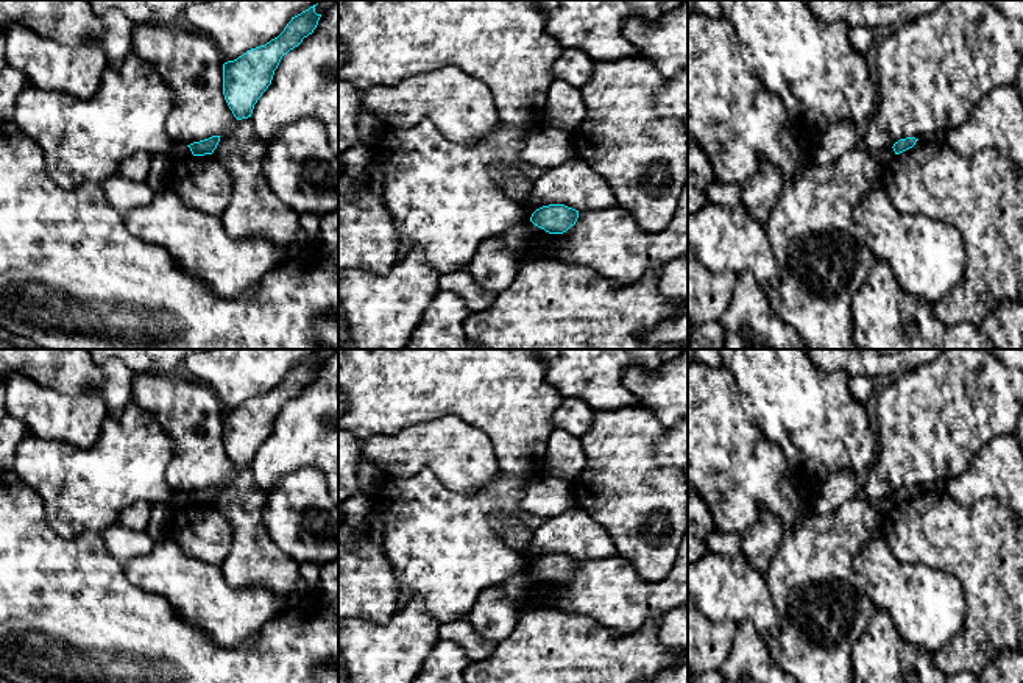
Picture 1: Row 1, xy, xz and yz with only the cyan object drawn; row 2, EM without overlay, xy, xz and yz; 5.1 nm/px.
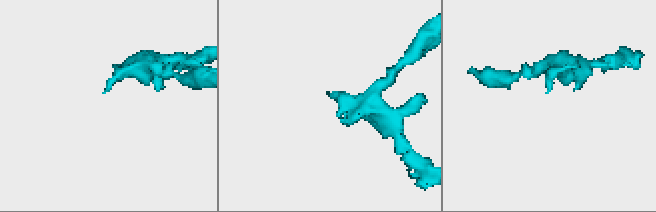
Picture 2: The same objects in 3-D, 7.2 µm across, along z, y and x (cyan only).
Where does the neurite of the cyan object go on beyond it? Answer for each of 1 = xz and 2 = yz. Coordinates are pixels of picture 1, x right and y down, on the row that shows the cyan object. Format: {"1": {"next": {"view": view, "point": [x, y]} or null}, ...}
{"1": {"next": null}, "2": {"next": null}}

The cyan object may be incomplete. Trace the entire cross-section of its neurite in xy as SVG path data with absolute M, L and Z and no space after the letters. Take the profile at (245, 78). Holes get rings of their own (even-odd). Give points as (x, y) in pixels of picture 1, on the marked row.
M315 6L292 17L278 37L223 64L223 95L237 120L251 117L282 56L313 33L321 17Z

